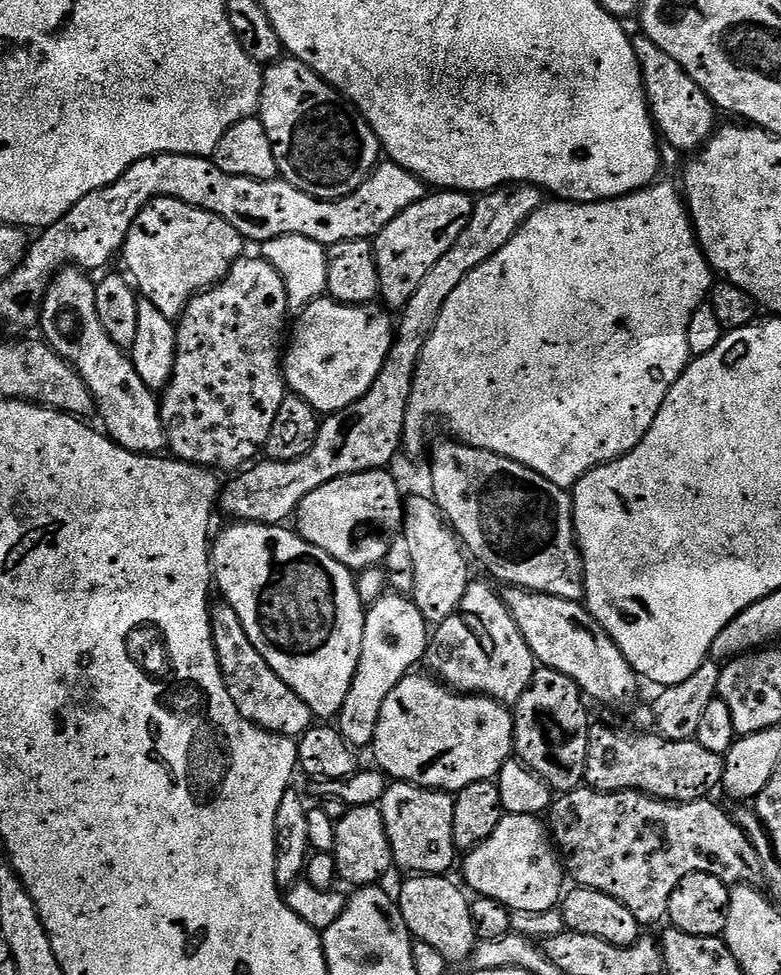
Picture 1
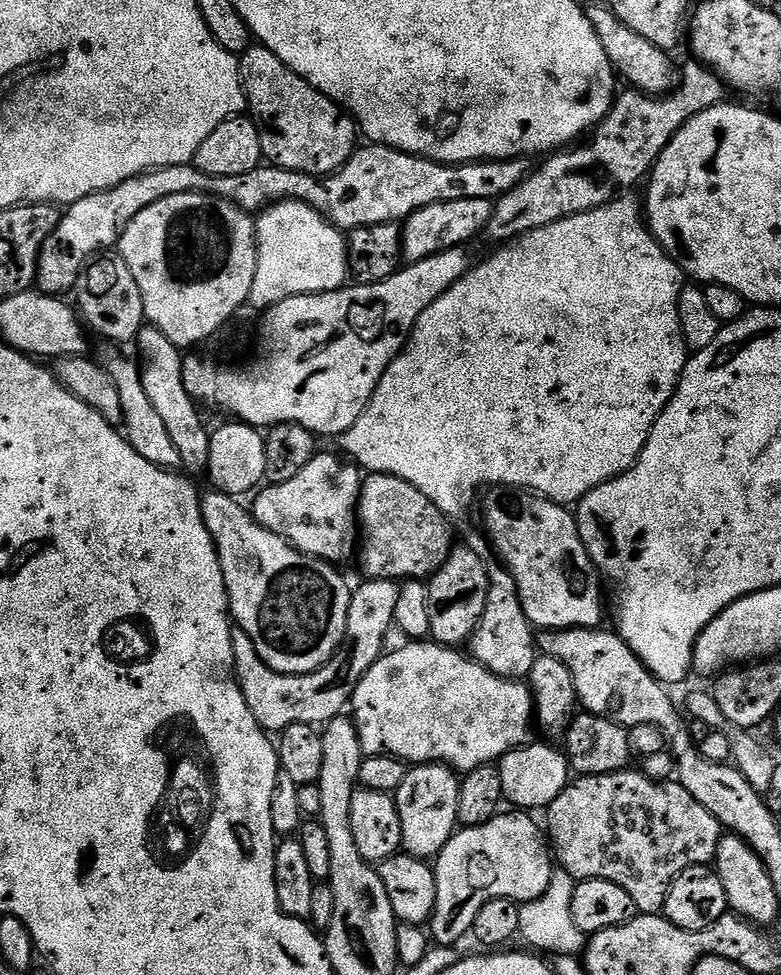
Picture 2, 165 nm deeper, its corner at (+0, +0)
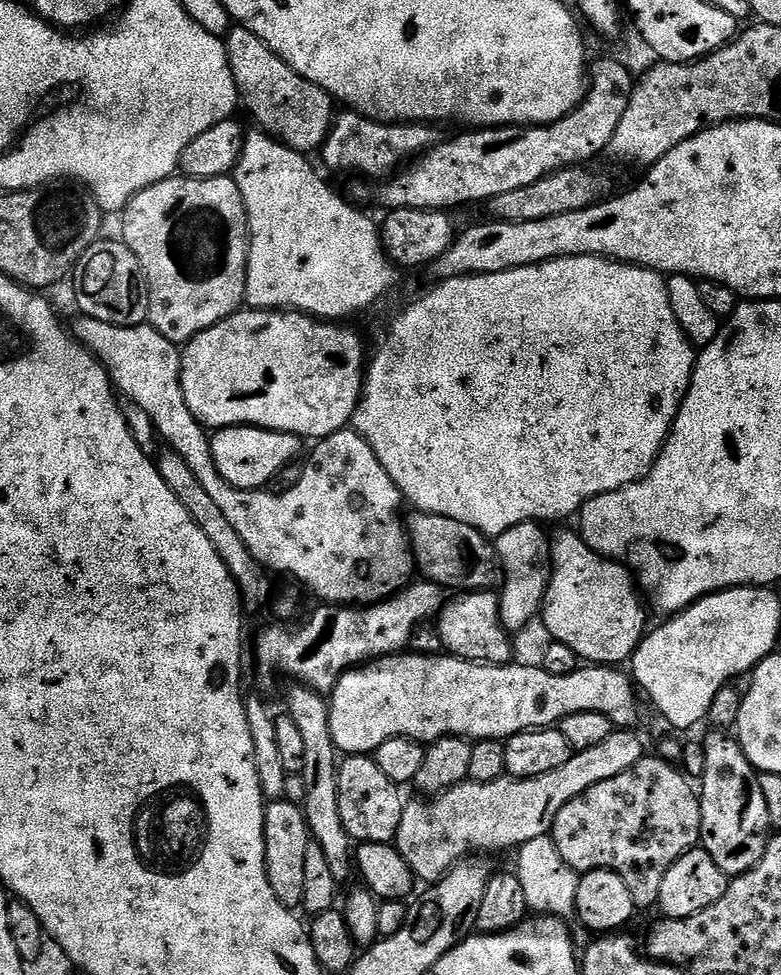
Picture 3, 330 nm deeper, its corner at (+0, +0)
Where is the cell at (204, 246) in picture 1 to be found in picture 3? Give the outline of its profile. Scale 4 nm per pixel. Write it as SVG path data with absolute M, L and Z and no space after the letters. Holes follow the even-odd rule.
M231 175L205 180L163 180L134 197L122 213L123 243L138 258L148 294L147 323L170 342L183 346L202 330L241 311L246 304L248 277L248 215L242 194Z

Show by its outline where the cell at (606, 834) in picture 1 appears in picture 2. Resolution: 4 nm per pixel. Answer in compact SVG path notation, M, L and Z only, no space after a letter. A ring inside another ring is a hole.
M625 770L622 772L611 772L610 774L598 774L597 776L581 776L573 779L568 787L562 790L562 794L558 794L558 798L554 798L552 805L546 809L546 816L548 816L546 836L554 849L554 856L558 861L559 867L567 871L576 882L593 880L594 878L602 878L606 882L614 882L614 886L622 886L622 890L626 890L626 894L630 894L630 898L634 898L634 906L637 913L660 914L664 911L664 903L668 897L670 886L678 878L678 874L682 874L682 870L691 868L693 864L708 866L715 861L716 851L720 849L722 829L719 822L714 818L714 814L710 814L710 810L706 810L706 806L698 803L690 795L690 790L686 790L680 783L661 782L653 780L651 776L643 771L640 771L641 773L632 771Z

